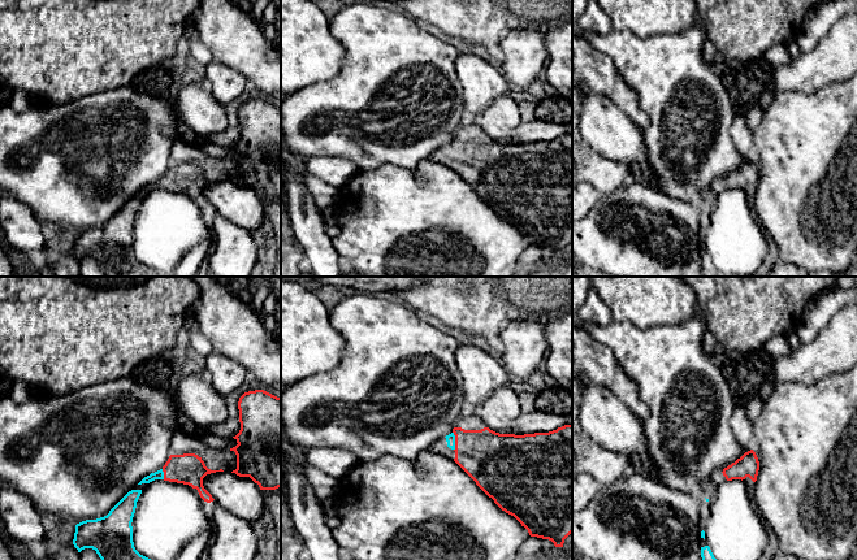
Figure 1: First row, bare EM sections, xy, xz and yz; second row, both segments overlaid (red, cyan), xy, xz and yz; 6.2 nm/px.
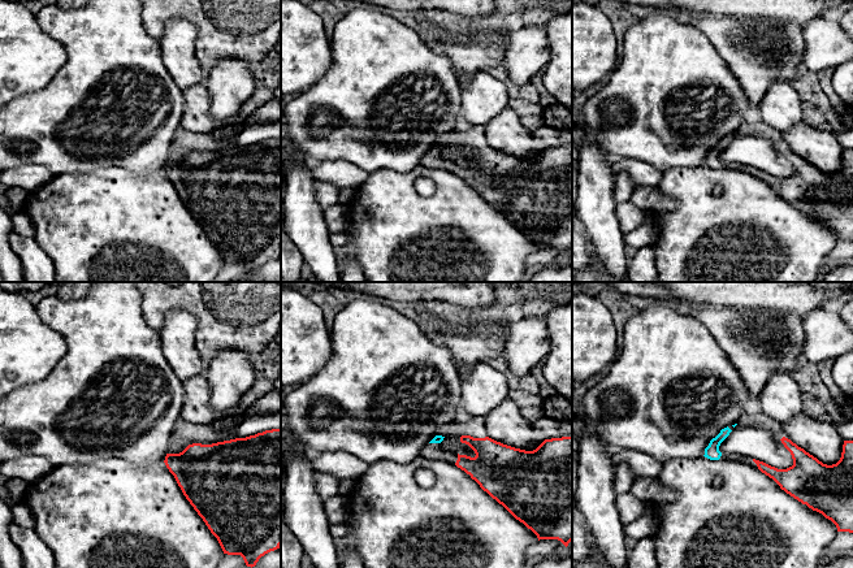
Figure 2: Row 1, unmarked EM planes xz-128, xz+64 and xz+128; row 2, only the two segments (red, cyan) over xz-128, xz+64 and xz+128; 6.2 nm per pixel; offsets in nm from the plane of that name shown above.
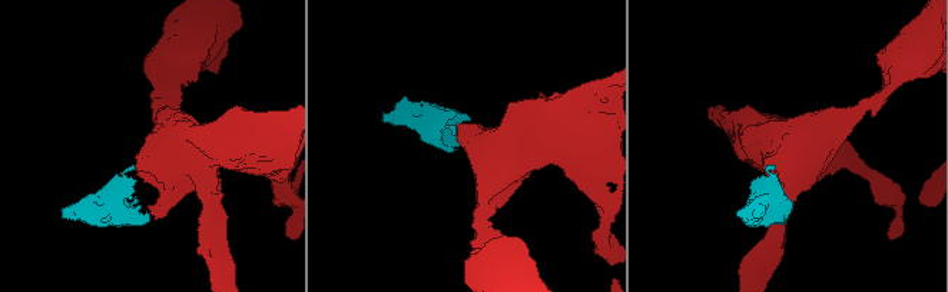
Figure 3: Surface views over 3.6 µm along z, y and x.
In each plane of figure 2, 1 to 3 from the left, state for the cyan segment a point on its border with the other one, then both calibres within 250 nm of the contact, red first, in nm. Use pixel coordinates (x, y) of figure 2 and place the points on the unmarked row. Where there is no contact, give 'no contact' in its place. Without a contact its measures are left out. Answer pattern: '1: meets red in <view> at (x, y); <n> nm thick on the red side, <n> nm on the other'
1: no contact
2: no contact
3: no contact

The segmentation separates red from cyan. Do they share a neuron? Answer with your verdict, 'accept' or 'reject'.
accept

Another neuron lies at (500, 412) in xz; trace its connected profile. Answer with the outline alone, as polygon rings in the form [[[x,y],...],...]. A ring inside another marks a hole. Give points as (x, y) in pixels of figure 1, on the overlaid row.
[[[508,385],[497,388],[490,398],[475,407],[475,414],[495,433],[515,434],[515,422],[521,414],[519,395]]]

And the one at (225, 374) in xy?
[[[213,351],[205,356],[204,368],[213,388],[222,398],[241,387],[248,375],[243,365]]]

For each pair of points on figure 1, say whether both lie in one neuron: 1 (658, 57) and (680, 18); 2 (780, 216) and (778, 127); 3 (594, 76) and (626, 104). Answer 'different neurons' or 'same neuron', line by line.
1: different neurons
2: same neuron
3: same neuron

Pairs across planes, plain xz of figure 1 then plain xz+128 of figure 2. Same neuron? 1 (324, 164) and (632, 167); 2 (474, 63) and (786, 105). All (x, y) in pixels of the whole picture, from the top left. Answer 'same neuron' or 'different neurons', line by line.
1: same neuron
2: same neuron

